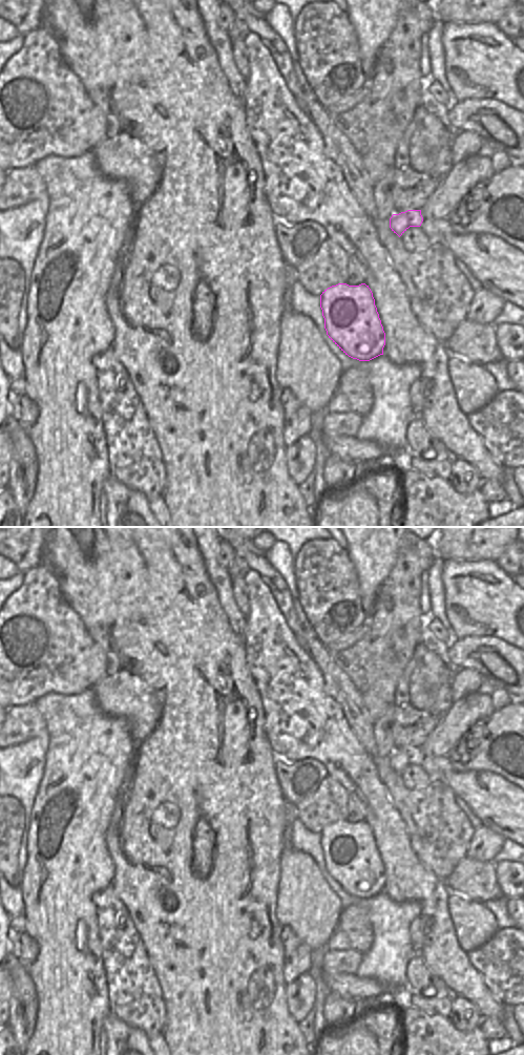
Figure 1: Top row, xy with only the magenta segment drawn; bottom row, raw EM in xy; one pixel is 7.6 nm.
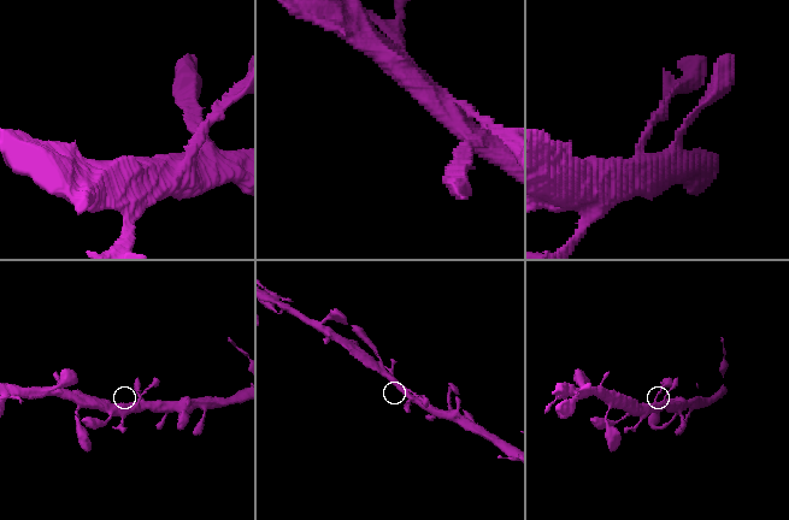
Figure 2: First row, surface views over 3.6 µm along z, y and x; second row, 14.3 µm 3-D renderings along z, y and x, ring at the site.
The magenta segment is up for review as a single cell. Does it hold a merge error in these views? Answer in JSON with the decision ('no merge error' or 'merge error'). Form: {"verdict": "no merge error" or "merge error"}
{"verdict": "no merge error"}

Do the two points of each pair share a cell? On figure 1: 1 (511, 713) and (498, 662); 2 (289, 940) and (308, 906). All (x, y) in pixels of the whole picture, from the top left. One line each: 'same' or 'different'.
1: different
2: different

